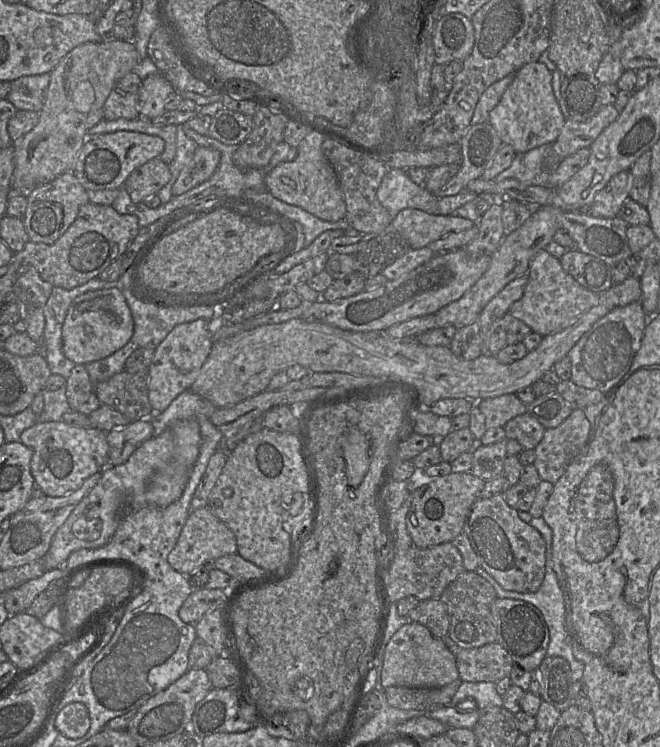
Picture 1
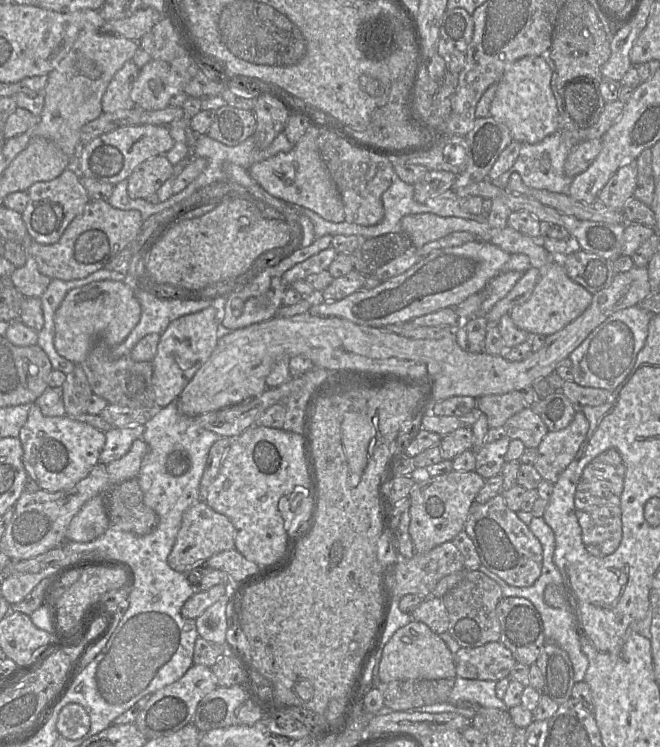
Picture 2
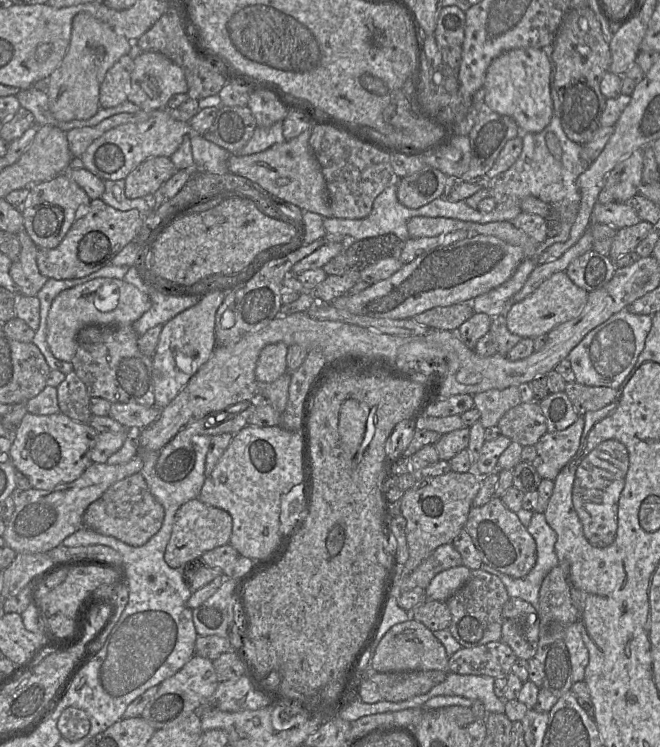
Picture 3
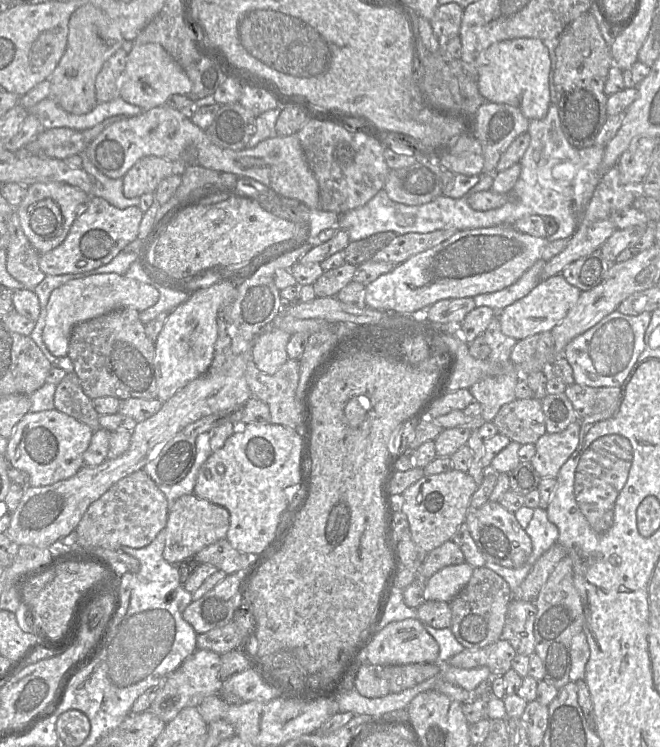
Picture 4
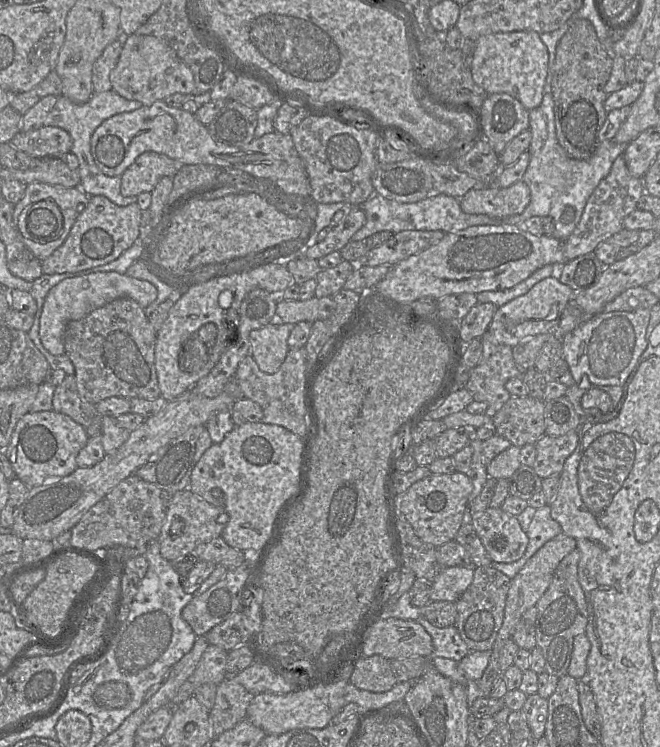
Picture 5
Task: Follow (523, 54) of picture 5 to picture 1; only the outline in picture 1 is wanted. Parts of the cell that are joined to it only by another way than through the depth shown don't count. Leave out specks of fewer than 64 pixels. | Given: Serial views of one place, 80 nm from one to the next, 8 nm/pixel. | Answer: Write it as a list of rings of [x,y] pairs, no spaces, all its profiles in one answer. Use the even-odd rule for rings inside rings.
[[[539,61],[528,63],[514,73],[512,82],[489,114],[489,122],[503,144],[512,146],[516,153],[553,144],[565,121],[554,96],[552,72]]]

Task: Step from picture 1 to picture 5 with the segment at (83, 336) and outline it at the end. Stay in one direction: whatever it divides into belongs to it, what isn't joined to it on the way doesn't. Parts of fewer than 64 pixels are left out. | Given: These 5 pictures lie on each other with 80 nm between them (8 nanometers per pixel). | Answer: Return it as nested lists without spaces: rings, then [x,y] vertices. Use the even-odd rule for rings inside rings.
[[[98,272],[64,279],[49,291],[45,299],[39,327],[42,345],[52,355],[63,355],[65,354],[64,334],[69,321],[79,320],[95,309],[123,297],[133,299],[145,309],[156,300],[157,295],[158,291],[151,283],[117,272]]]

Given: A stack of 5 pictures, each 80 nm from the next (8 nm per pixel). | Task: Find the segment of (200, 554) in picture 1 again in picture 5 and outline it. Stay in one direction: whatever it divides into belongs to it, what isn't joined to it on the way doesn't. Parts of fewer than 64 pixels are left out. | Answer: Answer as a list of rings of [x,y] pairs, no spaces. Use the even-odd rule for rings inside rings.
[[[182,490],[172,495],[165,522],[161,528],[158,542],[162,557],[174,561],[191,554],[200,544],[209,543],[221,536],[229,516],[223,508],[215,507],[190,490]]]

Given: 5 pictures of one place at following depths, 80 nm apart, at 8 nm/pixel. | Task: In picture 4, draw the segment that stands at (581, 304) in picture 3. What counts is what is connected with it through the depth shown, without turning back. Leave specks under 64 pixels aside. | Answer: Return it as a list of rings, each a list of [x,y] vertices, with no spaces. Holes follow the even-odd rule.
[[[561,274],[540,281],[526,296],[497,313],[501,330],[504,335],[517,341],[551,331],[566,317],[581,293],[578,288],[569,284]]]

